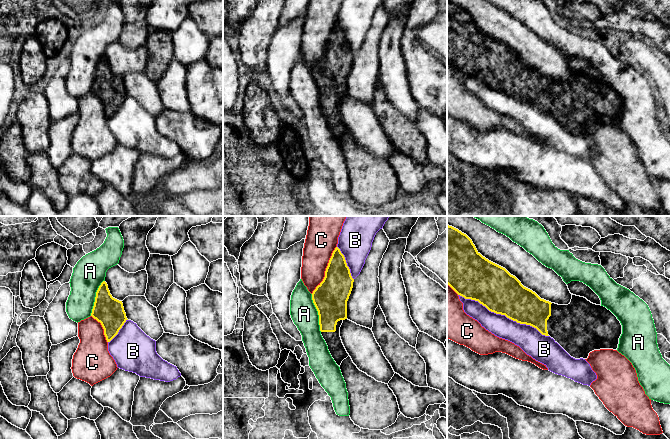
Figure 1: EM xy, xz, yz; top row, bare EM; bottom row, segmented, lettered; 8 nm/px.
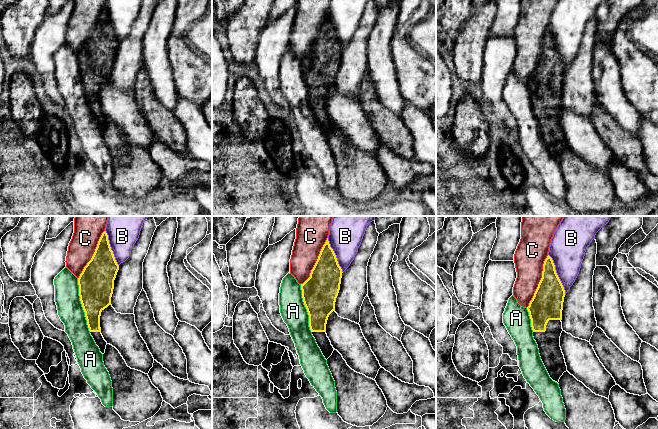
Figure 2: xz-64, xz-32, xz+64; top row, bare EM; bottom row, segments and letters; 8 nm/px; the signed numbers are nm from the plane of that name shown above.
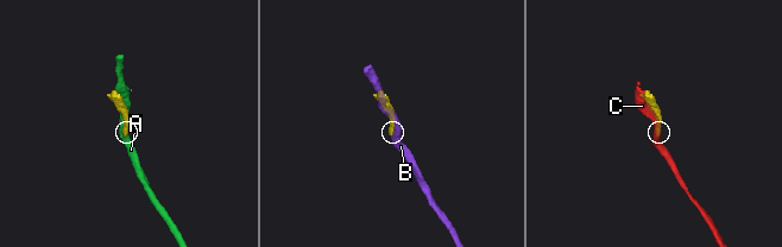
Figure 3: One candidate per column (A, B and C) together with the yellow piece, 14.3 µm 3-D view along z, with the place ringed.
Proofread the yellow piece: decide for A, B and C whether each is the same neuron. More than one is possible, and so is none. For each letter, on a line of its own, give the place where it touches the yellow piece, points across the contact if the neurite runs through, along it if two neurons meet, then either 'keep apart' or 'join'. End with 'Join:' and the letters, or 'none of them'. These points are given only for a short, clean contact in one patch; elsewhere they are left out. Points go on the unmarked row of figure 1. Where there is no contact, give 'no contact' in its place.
A: contact xz (318, 89); keep apart
B: contact yz (503, 90); keep apart
C: contact xz (326, 46); keep apart
Join: none of them

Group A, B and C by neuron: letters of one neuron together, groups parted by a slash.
A / B / C

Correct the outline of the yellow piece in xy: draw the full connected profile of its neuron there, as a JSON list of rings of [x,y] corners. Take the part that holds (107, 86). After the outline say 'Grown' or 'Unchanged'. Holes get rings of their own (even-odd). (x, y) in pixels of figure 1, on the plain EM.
[[[105,57],[99,62],[91,92],[101,99],[107,118],[110,118],[128,96],[122,77],[112,73]]]. Unchanged

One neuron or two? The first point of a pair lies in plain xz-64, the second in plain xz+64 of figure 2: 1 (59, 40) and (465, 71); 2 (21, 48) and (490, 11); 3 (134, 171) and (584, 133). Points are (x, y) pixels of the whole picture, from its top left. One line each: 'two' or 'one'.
1: two
2: one
3: two

